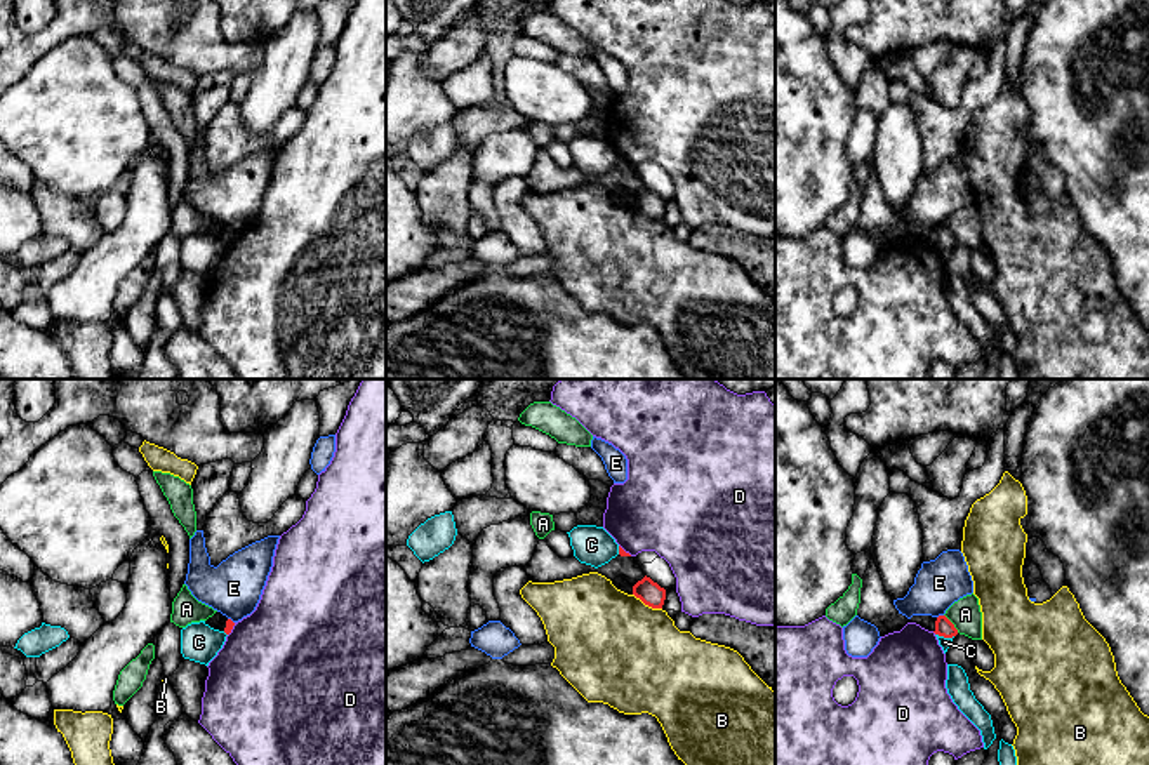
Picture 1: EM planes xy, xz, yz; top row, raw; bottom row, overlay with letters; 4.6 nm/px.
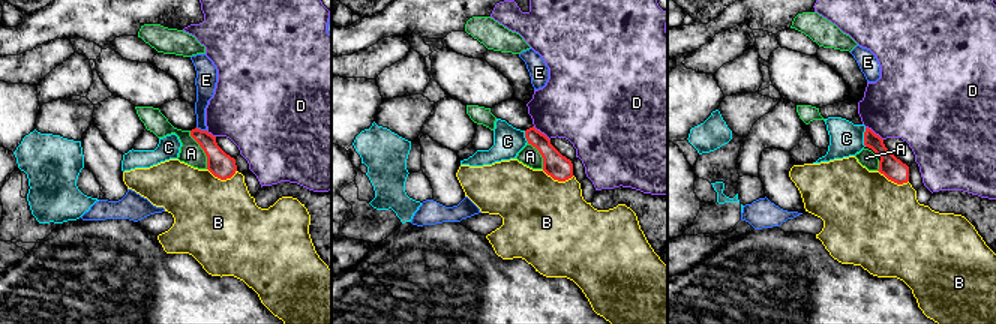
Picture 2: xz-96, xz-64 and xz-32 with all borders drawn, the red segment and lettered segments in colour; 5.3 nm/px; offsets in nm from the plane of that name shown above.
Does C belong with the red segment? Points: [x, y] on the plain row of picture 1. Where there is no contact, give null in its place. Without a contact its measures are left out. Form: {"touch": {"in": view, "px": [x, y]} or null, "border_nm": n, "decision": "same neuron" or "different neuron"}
{"touch": {"in": "yz", "px": [944, 247]}, "border_nm": 90, "decision": "different neuron"}

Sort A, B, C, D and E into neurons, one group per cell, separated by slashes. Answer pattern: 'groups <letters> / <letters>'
groups A / B / C / D / E

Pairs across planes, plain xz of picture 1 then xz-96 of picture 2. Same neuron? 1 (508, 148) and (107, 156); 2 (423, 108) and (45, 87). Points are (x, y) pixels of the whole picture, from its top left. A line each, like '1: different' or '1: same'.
1: different
2: different

